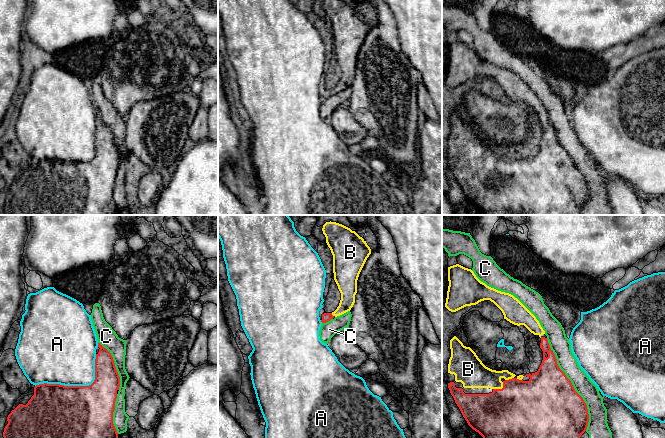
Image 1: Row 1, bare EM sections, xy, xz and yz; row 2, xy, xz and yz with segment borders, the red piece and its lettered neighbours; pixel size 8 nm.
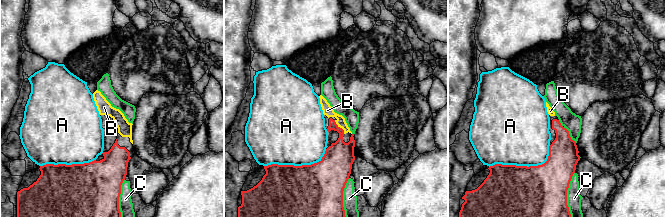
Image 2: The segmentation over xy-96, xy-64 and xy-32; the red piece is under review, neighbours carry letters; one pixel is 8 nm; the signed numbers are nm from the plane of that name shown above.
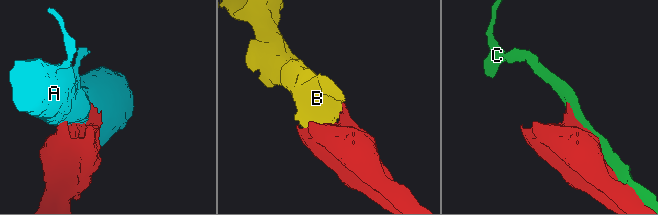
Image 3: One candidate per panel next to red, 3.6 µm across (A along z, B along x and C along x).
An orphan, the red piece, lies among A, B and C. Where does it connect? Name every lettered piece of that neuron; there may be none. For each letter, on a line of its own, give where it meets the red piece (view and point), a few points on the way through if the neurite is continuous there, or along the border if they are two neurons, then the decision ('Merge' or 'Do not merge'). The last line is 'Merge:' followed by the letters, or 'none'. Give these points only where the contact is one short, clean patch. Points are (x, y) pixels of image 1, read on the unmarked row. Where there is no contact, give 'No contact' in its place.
A: Touches red at xy (77, 162). Do not merge
B: Touches red at yz (500, 165). Merge
C: Touches red at yz (571, 160). Do not merge
Merge: B

